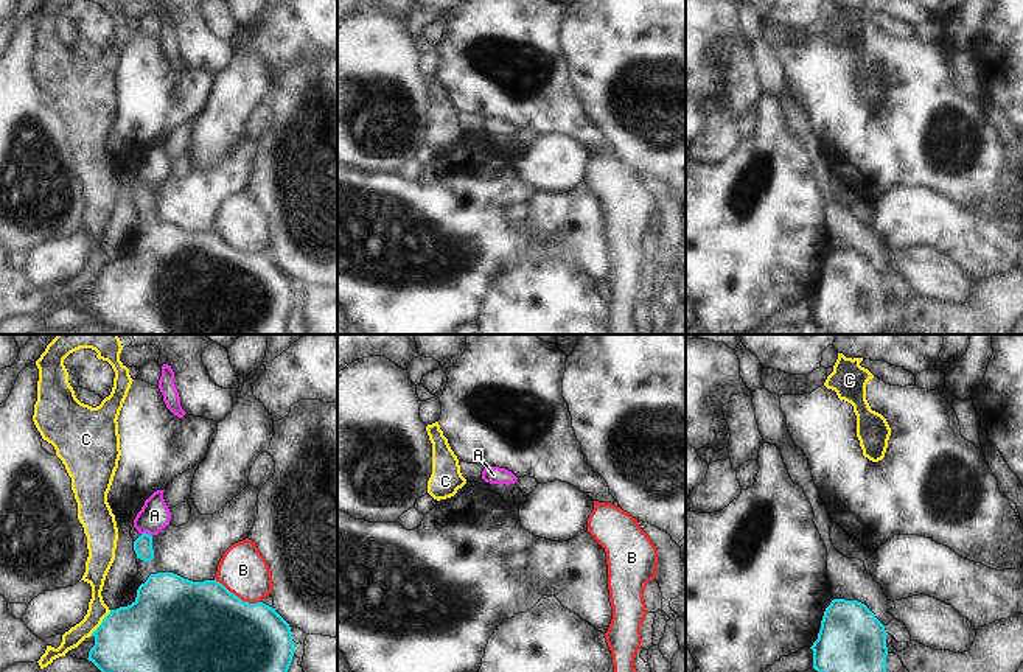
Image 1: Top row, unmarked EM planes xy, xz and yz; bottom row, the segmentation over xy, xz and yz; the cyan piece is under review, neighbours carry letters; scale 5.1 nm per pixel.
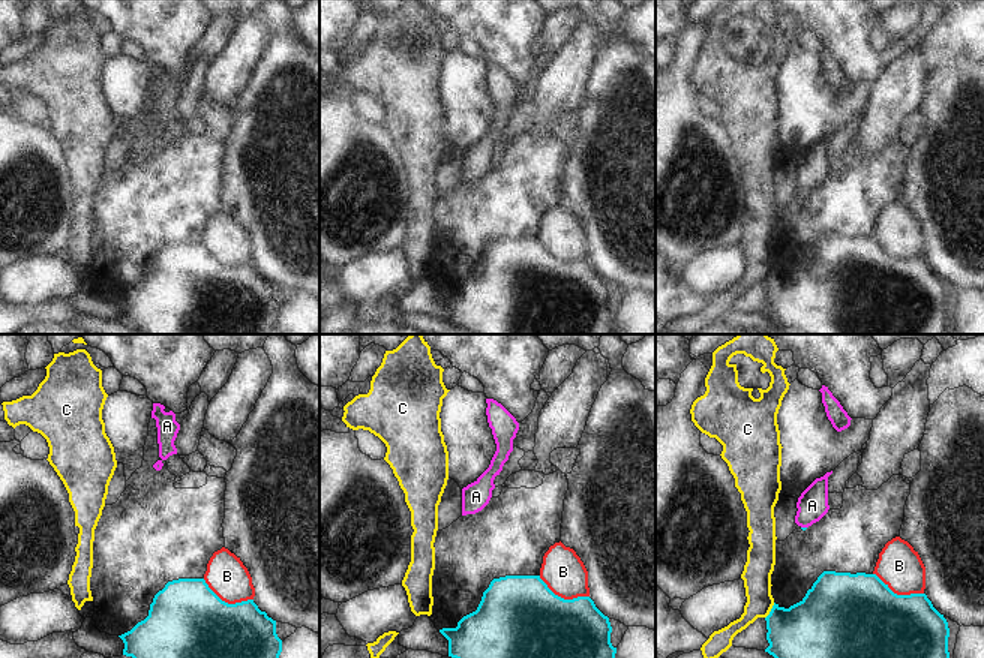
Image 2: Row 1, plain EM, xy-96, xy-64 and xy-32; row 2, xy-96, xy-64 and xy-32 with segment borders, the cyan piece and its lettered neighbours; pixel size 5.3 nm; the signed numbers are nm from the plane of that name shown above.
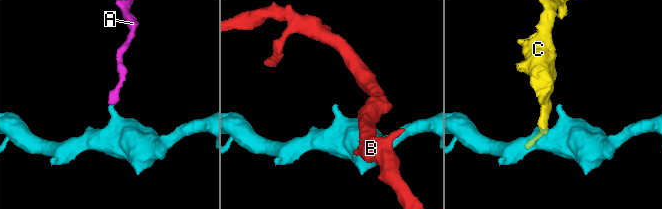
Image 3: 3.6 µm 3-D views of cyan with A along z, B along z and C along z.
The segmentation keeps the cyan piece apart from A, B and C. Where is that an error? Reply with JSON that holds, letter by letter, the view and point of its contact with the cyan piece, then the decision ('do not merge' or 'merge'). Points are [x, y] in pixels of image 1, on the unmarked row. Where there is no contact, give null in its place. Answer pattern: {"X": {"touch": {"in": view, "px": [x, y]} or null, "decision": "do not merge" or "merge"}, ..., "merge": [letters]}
{"A": {"touch": {"in": "xy", "px": [145, 184]}, "decision": "merge"}, "B": {"touch": {"in": "xy", "px": [237, 248]}, "decision": "do not merge"}, "C": {"touch": {"in": "xy", "px": [101, 274]}, "decision": "do not merge"}, "merge": ["A"]}

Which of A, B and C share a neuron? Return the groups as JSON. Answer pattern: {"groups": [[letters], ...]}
{"groups": [["A"], ["B"], ["C"]]}

